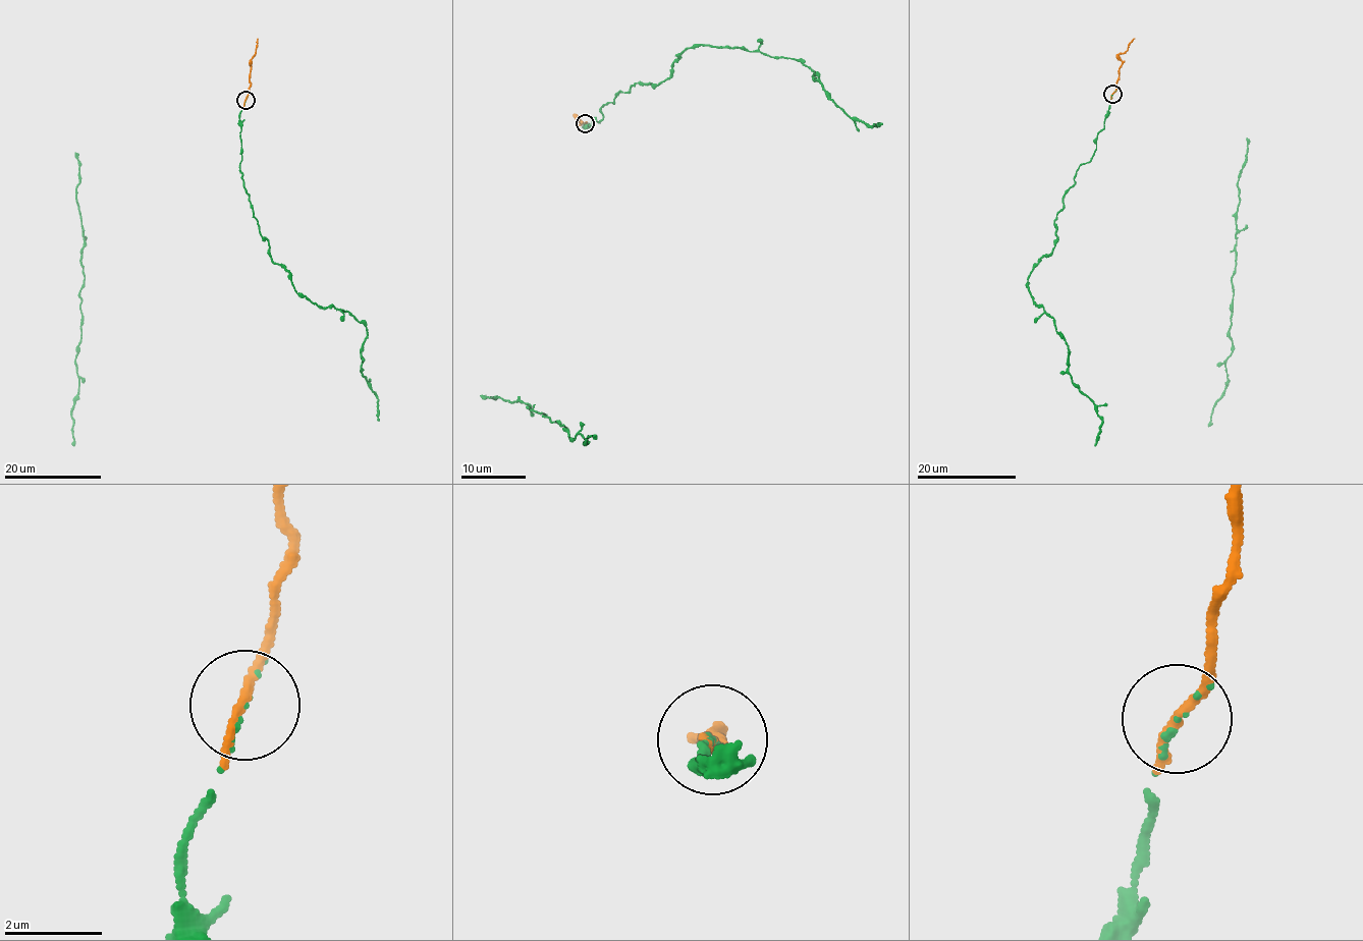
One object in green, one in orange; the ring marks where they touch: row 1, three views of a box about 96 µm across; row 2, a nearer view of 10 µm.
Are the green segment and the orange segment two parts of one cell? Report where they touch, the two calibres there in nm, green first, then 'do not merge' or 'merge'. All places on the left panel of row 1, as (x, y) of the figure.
place (246, 100); calibres 70 and 170 nm; merge

